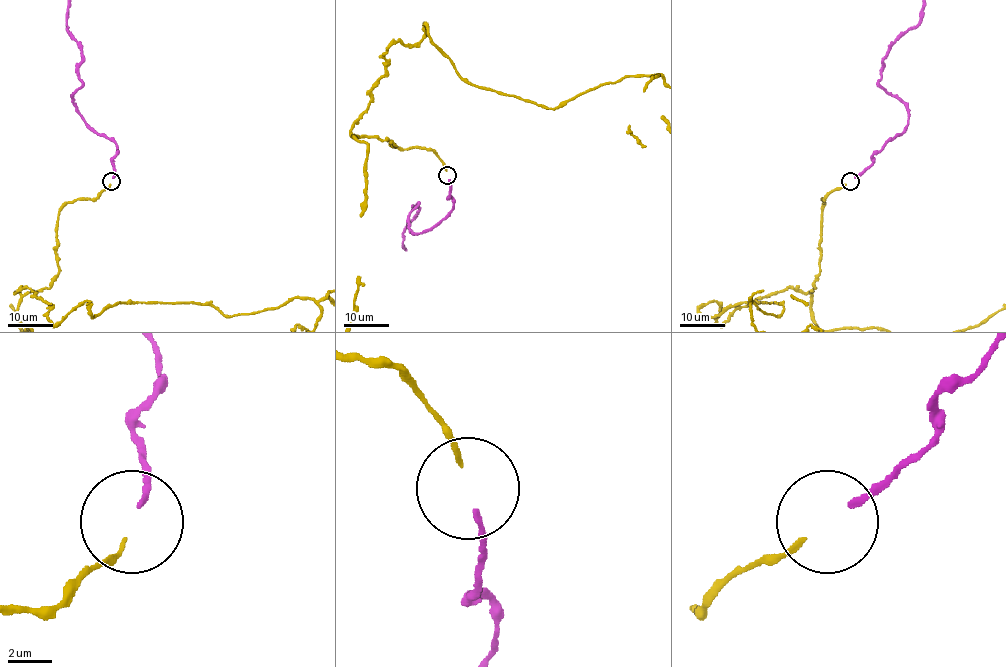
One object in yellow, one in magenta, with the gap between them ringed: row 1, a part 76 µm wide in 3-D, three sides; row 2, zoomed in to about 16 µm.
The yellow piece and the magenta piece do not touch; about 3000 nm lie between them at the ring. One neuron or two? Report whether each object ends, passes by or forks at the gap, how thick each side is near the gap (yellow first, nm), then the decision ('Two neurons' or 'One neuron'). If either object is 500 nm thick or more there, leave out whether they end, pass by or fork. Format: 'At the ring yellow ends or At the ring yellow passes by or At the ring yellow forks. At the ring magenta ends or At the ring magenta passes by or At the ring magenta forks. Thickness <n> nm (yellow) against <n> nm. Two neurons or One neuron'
At the ring yellow ends. At the ring magenta ends. Thickness 200 nm (yellow) against 260 nm. One neuron

